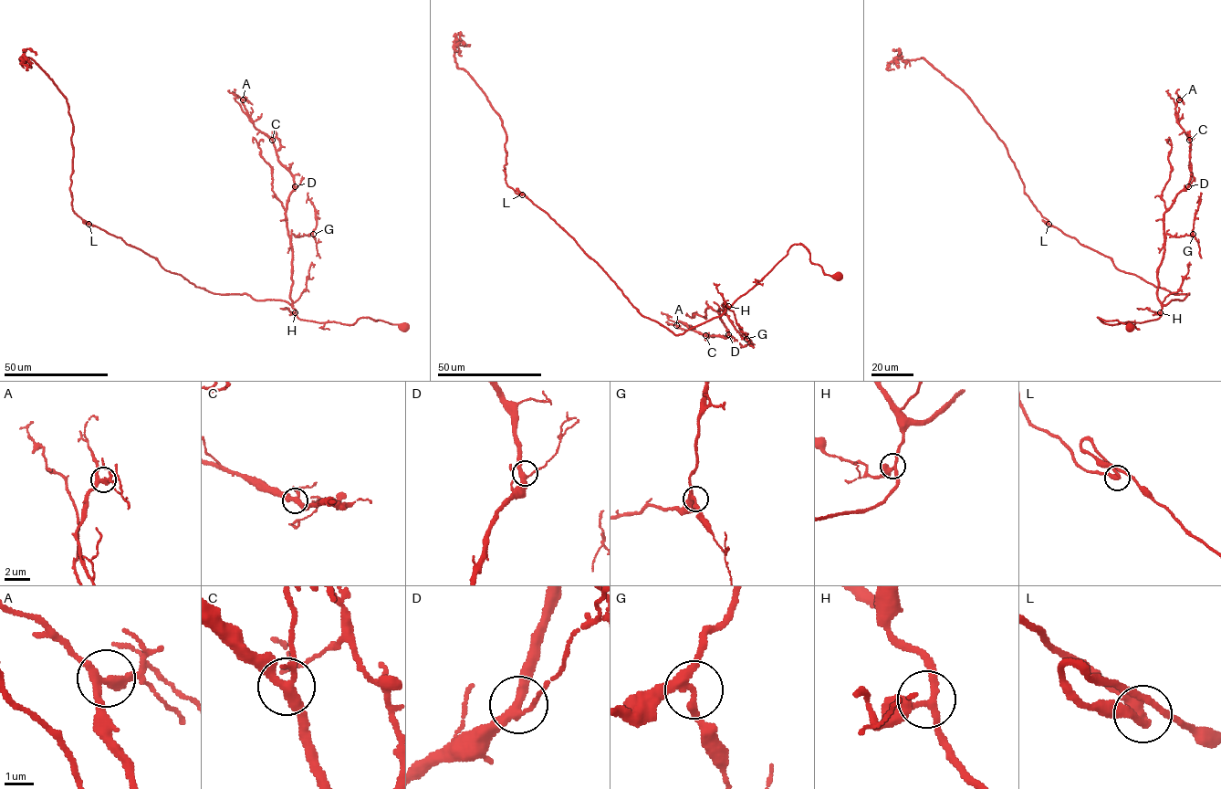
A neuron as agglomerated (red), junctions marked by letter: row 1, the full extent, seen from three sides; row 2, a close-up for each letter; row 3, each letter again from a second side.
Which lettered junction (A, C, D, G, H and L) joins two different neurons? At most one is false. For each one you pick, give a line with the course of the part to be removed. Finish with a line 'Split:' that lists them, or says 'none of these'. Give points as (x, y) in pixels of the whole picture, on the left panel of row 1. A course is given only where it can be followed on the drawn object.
Split: none of these

